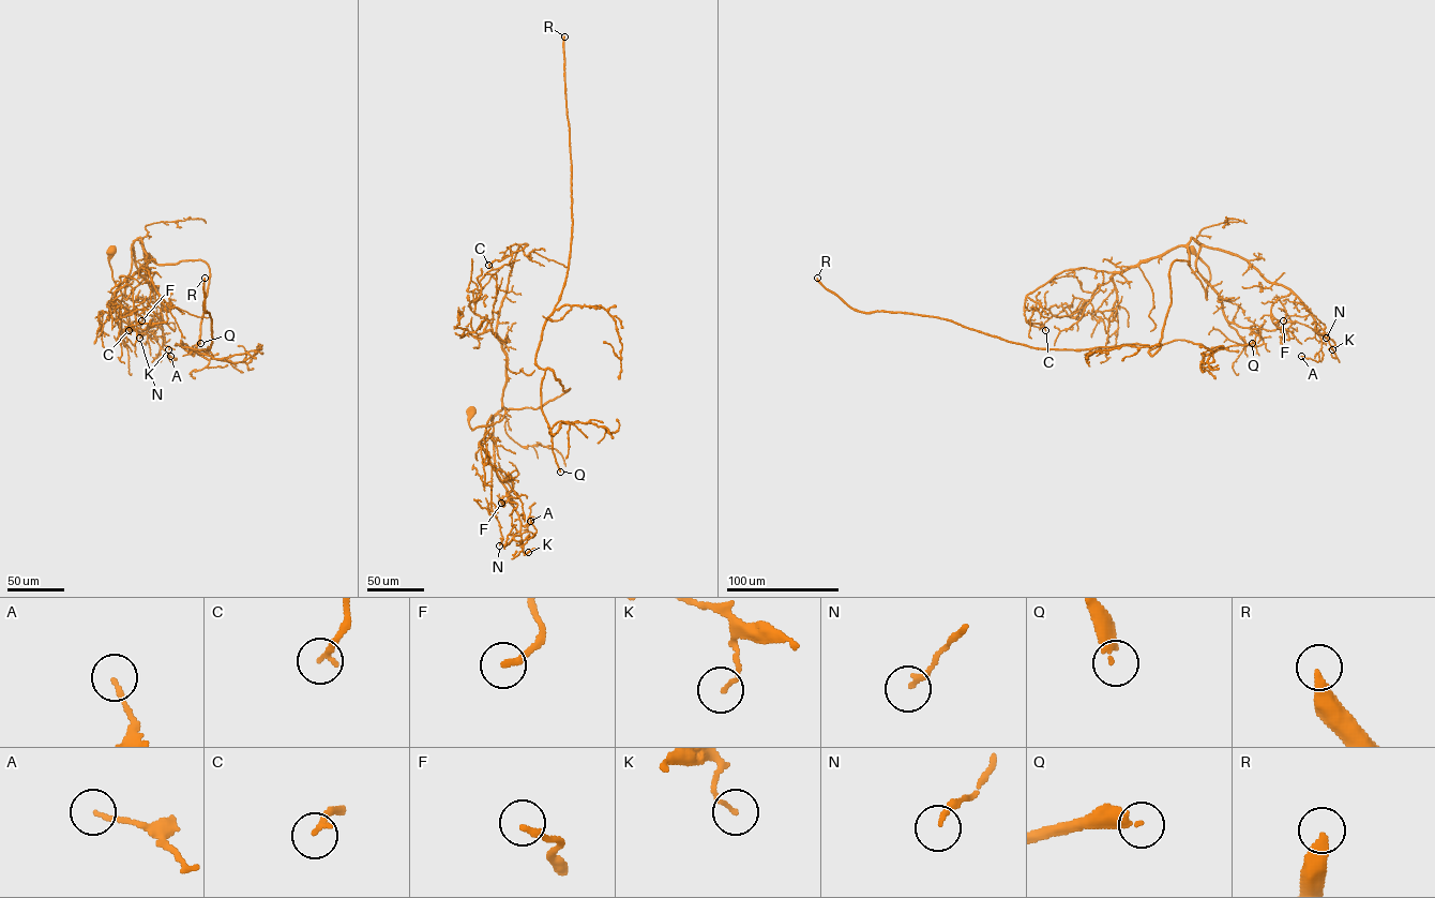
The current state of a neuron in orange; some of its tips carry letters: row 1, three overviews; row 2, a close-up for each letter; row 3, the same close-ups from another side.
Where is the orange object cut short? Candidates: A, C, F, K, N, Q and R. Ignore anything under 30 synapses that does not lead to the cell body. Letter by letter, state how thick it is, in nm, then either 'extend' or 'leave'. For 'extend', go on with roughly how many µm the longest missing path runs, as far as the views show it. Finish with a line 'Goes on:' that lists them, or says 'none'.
A: 130 nm thick; leave
C: 180 nm thick; leave
F: 200 nm thick; leave
K: 110 nm thick; leave
N: 180 nm thick; leave
Q: 360 nm thick; extend; about 190 µm are missing
R: 360 nm thick; extend; about 400 µm are missing
Goes on: Q, R

